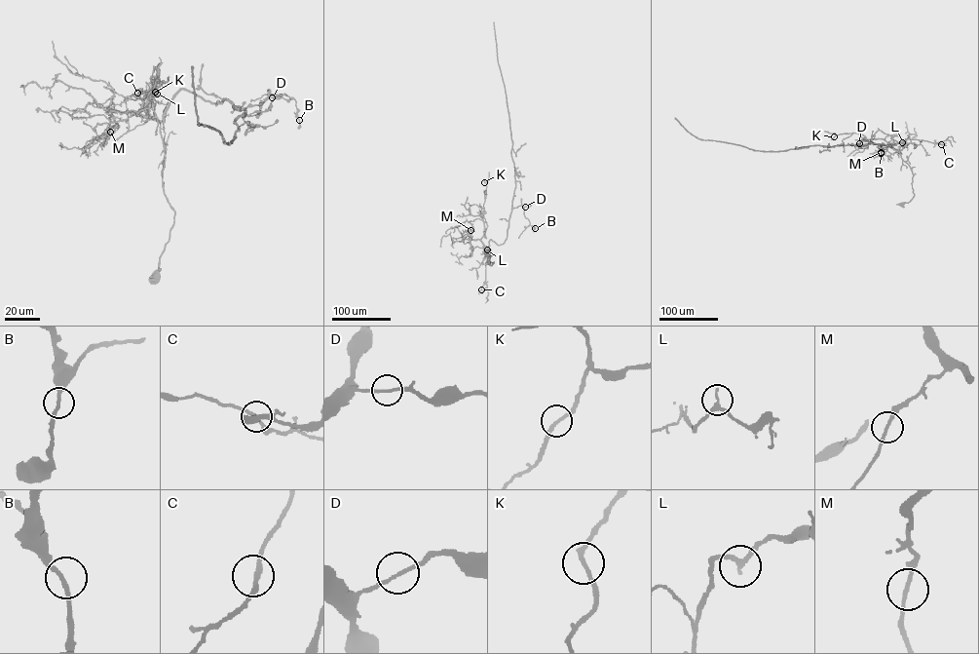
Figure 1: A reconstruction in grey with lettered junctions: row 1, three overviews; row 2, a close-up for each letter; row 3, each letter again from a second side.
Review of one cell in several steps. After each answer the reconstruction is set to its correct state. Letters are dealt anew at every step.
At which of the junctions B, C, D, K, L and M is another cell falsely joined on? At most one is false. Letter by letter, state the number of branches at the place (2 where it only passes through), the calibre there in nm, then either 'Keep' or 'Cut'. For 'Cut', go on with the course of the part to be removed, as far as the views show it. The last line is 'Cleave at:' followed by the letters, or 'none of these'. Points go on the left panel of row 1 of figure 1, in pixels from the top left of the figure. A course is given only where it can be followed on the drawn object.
B: Branches: 2. Thickness 200 nm. Keep
C: Branches: 2. Thickness 190 nm. Keep
D: Branches: 2. Thickness 160 nm. Keep
K: Branches: 2. Thickness 190 nm. Keep
L: Branches: 2. Thickness 200 nm. Keep
M: Branches: 2. Thickness 170 nm. Keep
Cleave at: none of these

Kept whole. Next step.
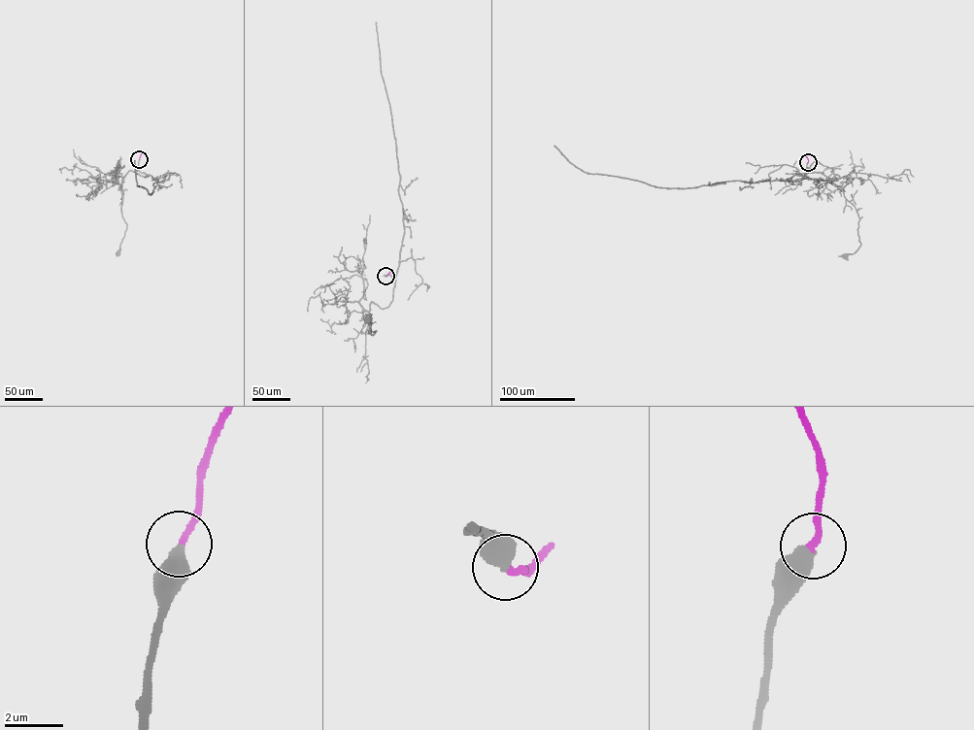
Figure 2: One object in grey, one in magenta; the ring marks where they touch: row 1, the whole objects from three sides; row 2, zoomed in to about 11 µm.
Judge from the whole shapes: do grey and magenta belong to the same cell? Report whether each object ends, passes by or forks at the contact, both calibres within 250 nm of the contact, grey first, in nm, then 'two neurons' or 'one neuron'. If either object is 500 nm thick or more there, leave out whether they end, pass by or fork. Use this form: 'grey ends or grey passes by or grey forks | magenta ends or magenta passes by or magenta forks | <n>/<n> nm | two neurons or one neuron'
grey ends | magenta ends | 480/240 nm | one neuron

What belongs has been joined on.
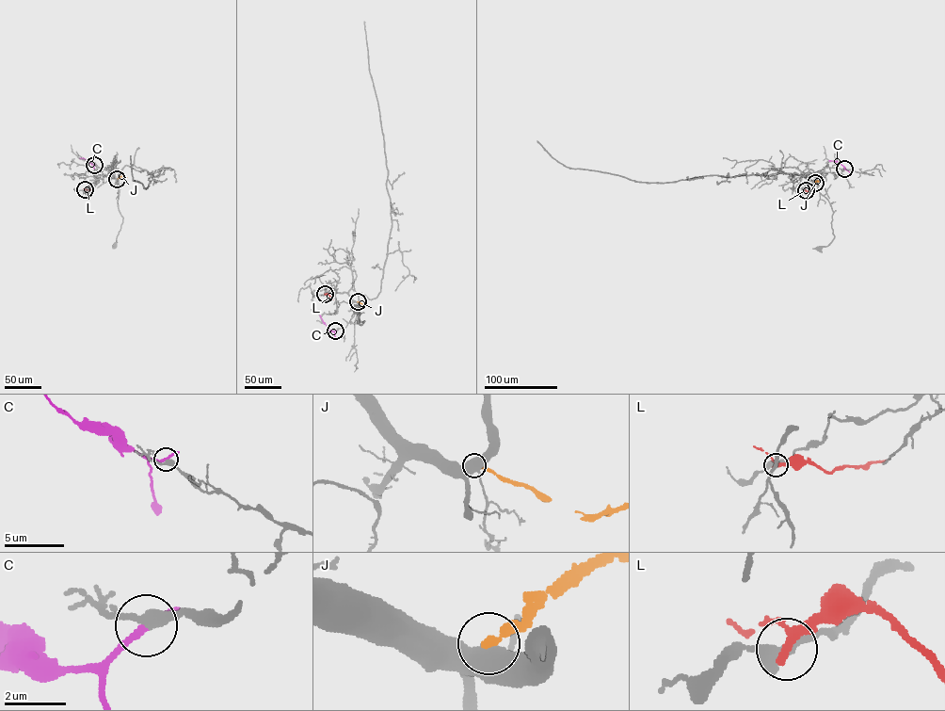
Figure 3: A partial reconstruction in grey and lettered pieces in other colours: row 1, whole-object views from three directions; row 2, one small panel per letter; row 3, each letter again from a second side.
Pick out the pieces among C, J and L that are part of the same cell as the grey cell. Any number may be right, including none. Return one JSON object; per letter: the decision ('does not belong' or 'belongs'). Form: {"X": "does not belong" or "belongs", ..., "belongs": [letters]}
{"C": "does not belong", "J": "does not belong", "L": "does not belong", "belongs": []}

